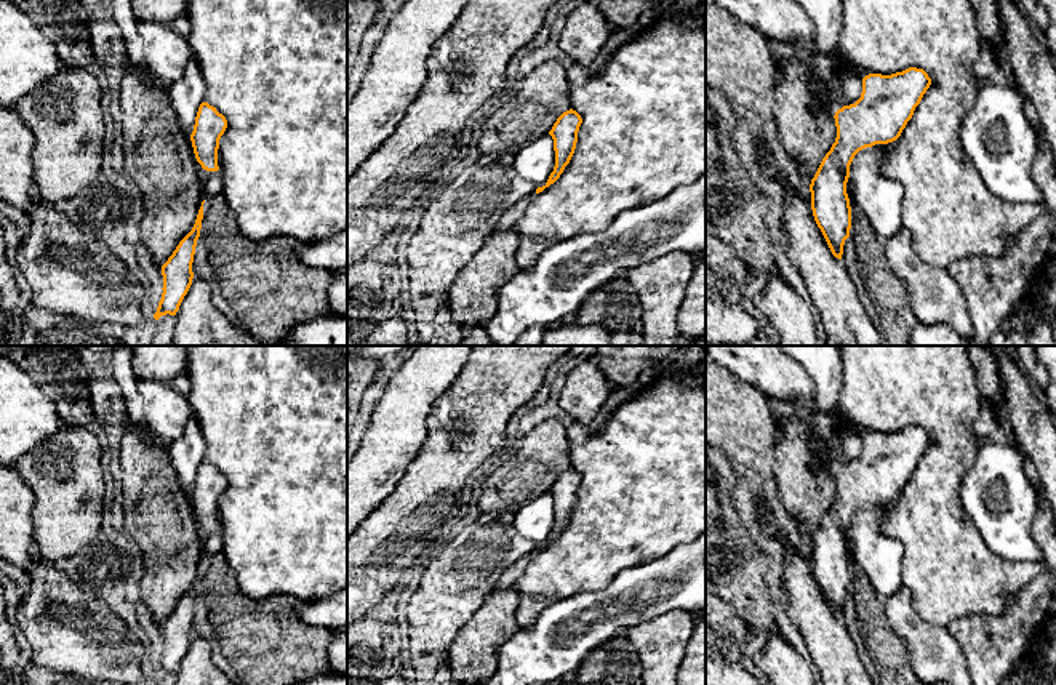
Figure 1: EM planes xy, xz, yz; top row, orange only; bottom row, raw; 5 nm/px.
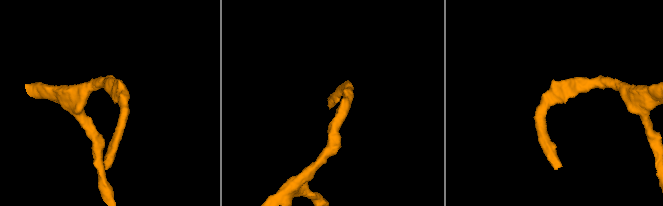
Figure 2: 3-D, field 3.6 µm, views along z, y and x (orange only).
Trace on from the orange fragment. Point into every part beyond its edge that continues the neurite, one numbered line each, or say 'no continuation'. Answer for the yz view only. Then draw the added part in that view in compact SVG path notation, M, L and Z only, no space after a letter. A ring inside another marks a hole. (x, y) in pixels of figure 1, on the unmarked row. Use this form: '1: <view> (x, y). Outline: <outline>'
no continuation

